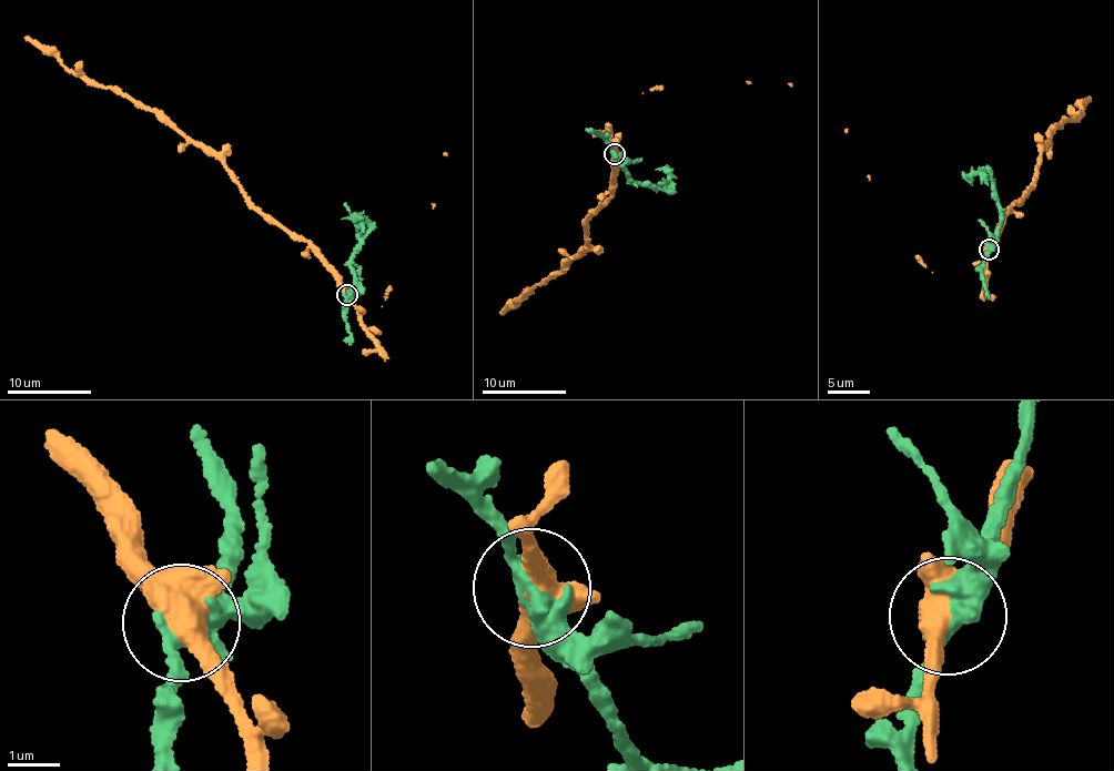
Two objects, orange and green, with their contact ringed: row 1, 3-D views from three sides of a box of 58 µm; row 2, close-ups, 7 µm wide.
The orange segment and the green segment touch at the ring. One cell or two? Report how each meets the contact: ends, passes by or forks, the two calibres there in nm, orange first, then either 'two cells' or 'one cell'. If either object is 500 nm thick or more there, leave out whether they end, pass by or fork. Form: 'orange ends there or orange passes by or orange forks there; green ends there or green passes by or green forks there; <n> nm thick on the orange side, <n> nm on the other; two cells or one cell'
550 nm thick on the orange side, 440 nm on the other; two cells

